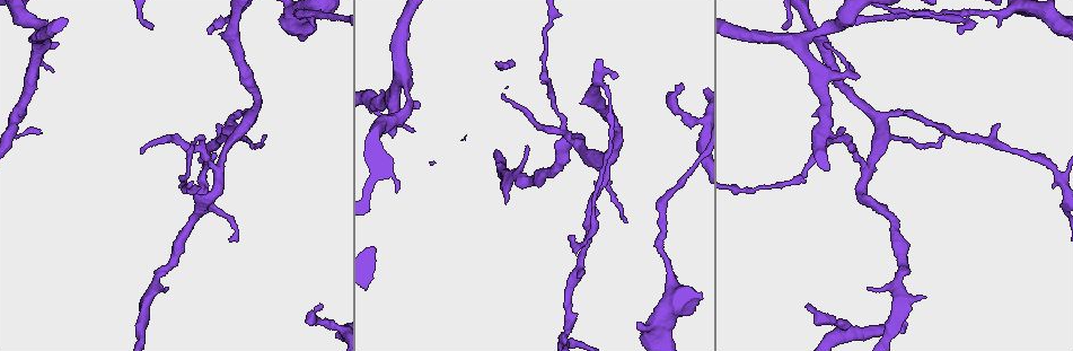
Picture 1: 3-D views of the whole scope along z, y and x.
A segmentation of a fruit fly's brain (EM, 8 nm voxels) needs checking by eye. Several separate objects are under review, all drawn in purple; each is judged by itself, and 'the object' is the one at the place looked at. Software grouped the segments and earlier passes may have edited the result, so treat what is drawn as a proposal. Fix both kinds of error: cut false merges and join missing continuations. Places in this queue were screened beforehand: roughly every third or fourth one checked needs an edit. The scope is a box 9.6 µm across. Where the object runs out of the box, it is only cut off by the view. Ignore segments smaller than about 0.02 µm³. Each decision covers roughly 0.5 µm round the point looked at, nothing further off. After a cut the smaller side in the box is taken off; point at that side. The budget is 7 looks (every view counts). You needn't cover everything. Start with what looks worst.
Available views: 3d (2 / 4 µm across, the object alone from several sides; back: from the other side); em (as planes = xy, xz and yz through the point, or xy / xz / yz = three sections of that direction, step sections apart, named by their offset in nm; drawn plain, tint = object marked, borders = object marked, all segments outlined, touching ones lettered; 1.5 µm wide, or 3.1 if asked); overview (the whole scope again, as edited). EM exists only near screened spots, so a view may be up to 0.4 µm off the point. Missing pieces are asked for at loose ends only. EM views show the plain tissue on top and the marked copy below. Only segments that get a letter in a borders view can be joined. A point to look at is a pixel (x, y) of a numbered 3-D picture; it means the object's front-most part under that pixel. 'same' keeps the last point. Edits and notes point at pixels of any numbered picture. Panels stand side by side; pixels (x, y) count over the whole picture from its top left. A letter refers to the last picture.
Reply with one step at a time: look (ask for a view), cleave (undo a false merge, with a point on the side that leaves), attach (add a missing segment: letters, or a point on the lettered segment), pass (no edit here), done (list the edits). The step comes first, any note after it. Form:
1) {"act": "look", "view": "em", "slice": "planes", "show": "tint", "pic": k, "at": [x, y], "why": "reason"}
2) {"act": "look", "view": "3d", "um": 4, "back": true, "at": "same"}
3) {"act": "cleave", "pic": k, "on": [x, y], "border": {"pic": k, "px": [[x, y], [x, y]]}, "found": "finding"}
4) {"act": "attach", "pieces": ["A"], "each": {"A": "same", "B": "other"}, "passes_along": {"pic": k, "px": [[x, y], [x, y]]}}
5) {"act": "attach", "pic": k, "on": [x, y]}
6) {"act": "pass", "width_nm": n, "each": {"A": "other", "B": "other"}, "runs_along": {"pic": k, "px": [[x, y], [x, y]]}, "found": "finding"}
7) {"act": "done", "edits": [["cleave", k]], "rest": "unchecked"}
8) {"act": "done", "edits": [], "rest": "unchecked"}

{"act": "look", "view": "3d", "um": 2, "pic": 1, "at": [141, 150], "why": "free end"}

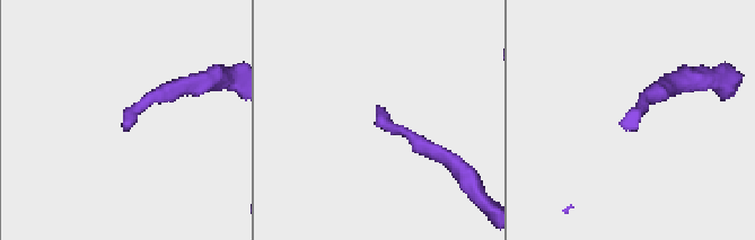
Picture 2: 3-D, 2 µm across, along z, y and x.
{"act": "look", "view": "em", "slice": "yz", "step": 4, "show": "borders", "pic": 2, "at": [379, 105], "why": "now the EM"}

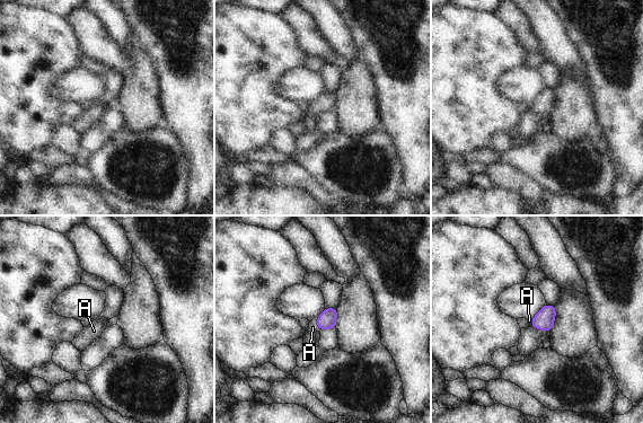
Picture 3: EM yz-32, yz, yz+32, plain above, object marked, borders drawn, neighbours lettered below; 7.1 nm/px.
{"act": "attach", "pieces": ["A"], "width_nm": 120, "each": {"A": "same"}, "passes_along": {"pic": 3, "px": [[326, 320], [316, 322], [313, 327]]}, "found": "the neuron continues"}

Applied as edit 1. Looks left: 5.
{"act": "look", "view": "3d", "um": 4, "pic": 1, "at": [211, 34], "why": "long arm stops here"}

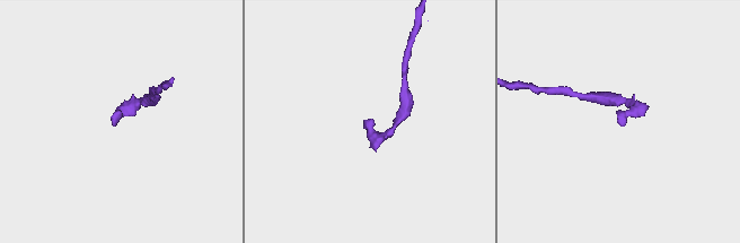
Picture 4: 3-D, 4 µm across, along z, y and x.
{"act": "look", "view": "em", "slice": "planes", "show": "borders", "pic": 4, "at": [619, 119]}

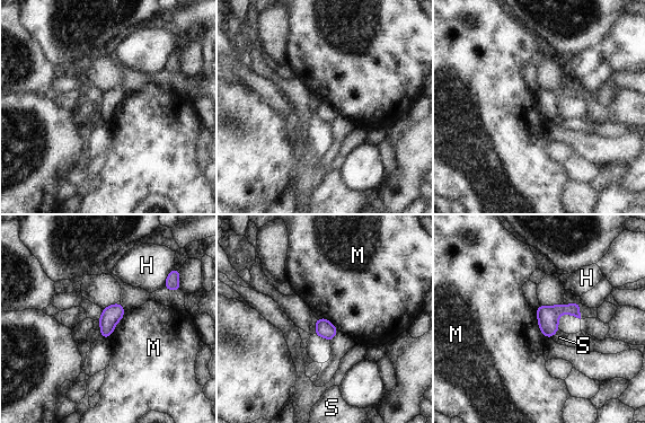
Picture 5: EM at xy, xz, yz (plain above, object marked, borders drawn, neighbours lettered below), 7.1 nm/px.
{"act": "pass", "each": {"H": "other", "M": "other", "S": "other"}, "border": {"pic": 5, "px": [[535, 310], [538, 327], [548, 337]]}, "found": "no lettered segment goes on from it"}

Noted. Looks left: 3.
{"act": "look", "view": "3d", "um": 2, "pic": 1, "at": [563, 121], "why": "abrupt turn"}

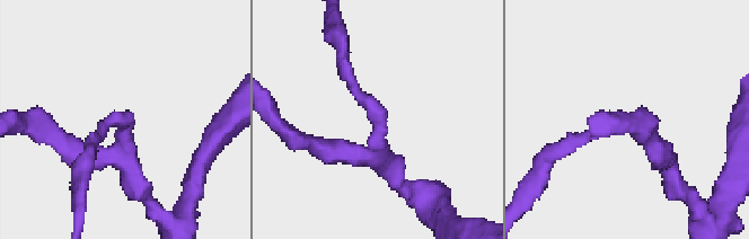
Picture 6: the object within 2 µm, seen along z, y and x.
{"act": "look", "view": "em", "slice": "planes", "show": "tint", "pic": 6, "at": [123, 120], "arms": 3}

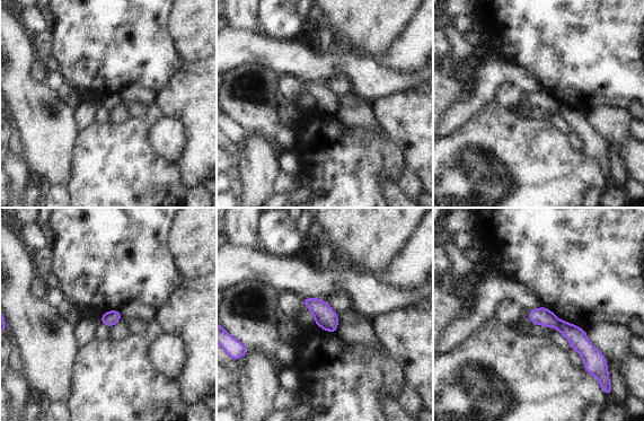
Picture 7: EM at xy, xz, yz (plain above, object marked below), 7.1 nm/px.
{"act": "look", "view": "em", "slice": "planes", "show": "borders", "at": "same"}

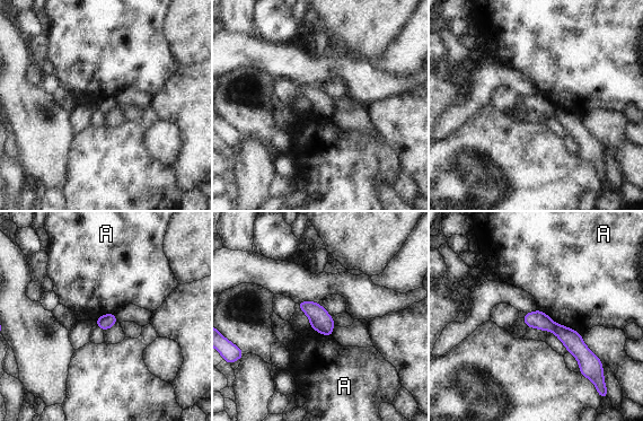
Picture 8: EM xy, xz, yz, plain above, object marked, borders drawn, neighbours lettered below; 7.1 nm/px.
{"act": "pass", "width_nm": 100, "longest_contact_nm": ["A", 360], "each": {"A": "other"}, "found": "all the same neuron"}

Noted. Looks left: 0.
{"act": "done", "edits": [["attach", 3]], "rest": "unchecked"}

